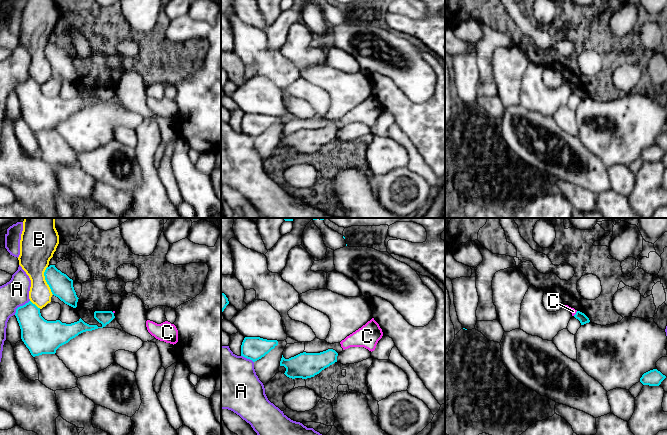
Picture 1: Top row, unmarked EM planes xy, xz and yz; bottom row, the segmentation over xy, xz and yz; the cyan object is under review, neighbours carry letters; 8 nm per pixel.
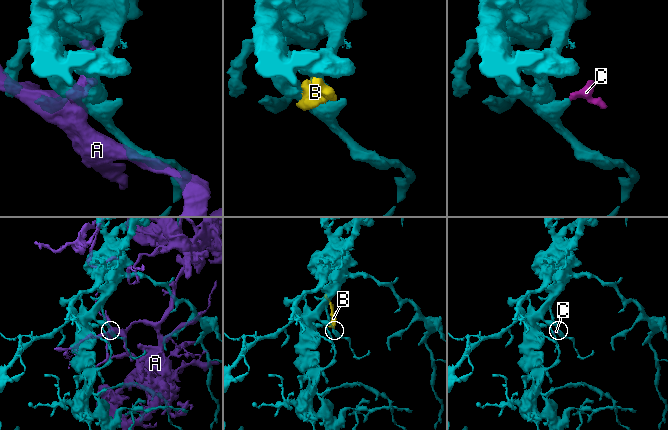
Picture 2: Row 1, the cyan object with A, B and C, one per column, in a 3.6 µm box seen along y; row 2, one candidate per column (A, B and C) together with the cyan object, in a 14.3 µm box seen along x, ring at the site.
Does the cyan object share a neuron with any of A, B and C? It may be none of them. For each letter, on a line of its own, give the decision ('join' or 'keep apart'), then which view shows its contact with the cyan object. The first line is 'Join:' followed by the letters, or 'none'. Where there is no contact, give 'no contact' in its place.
Join: none
A: keep apart; meets cyan in xy
B: keep apart; meets cyan in xy
C: keep apart; meets cyan in yz

